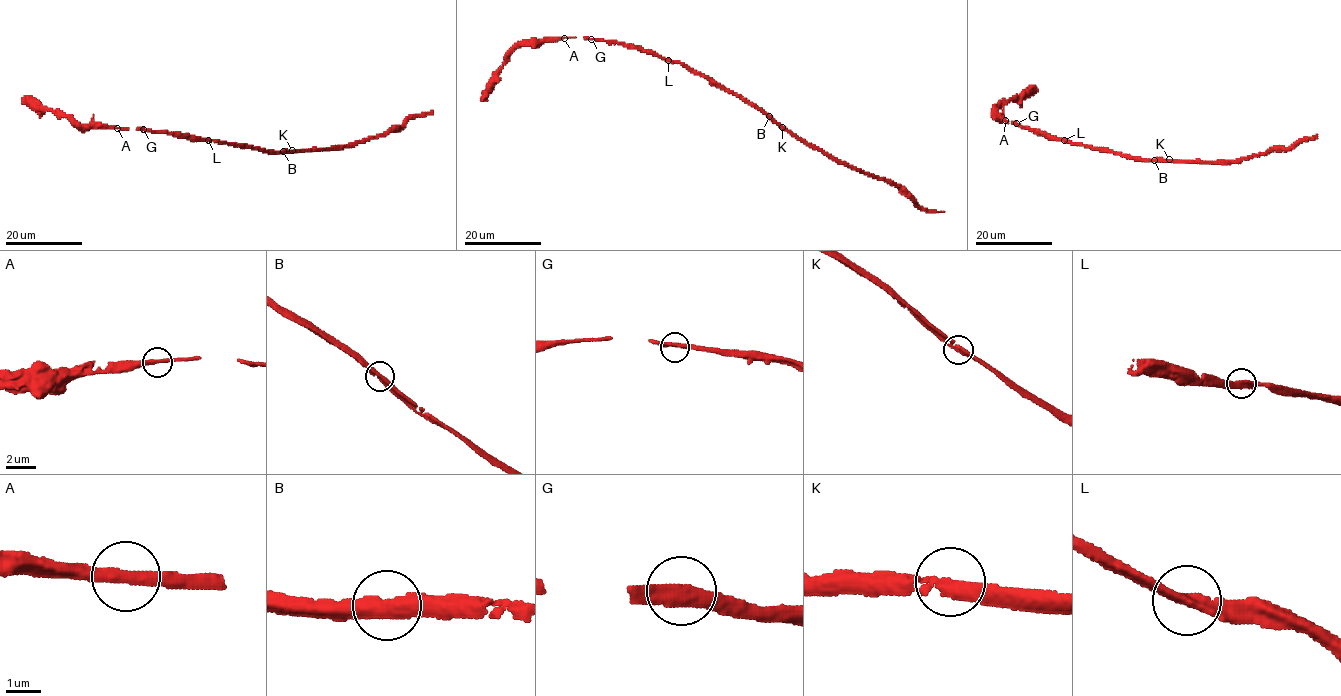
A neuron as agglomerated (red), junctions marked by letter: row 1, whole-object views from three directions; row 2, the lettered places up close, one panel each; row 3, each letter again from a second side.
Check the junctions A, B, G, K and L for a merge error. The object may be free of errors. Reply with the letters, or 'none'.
none

